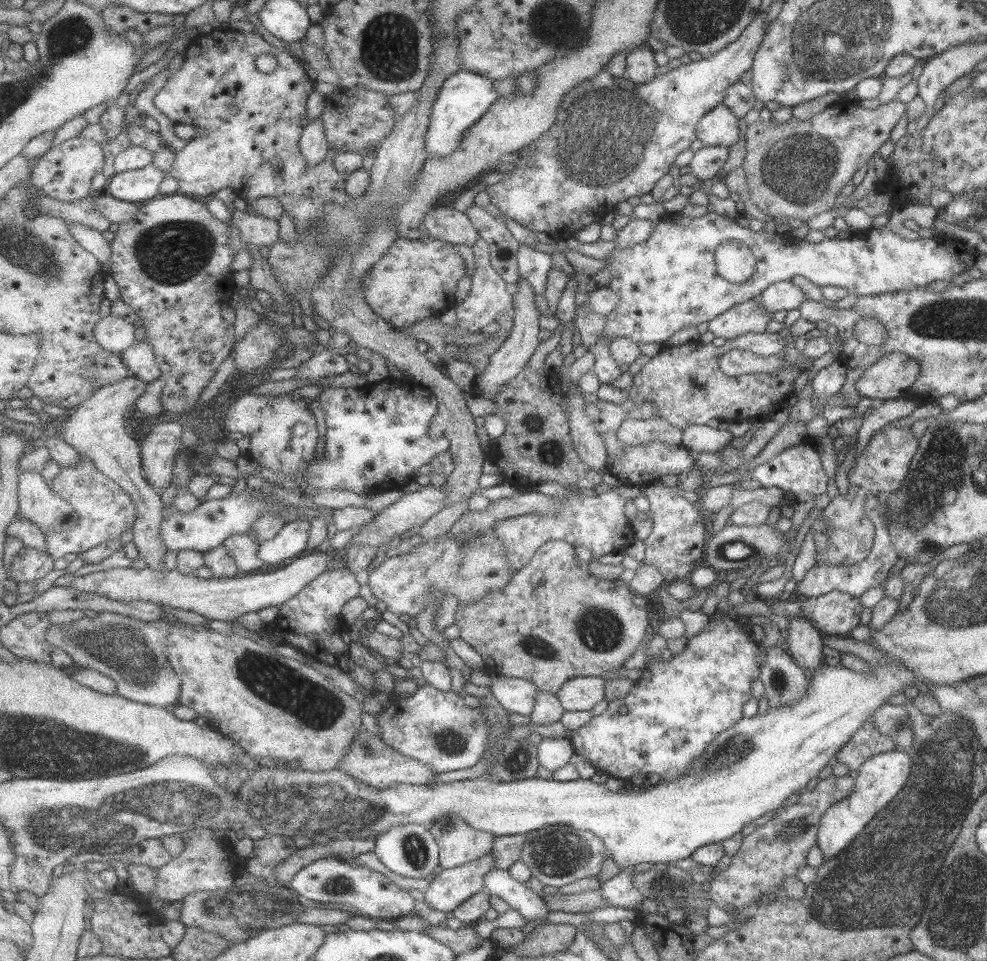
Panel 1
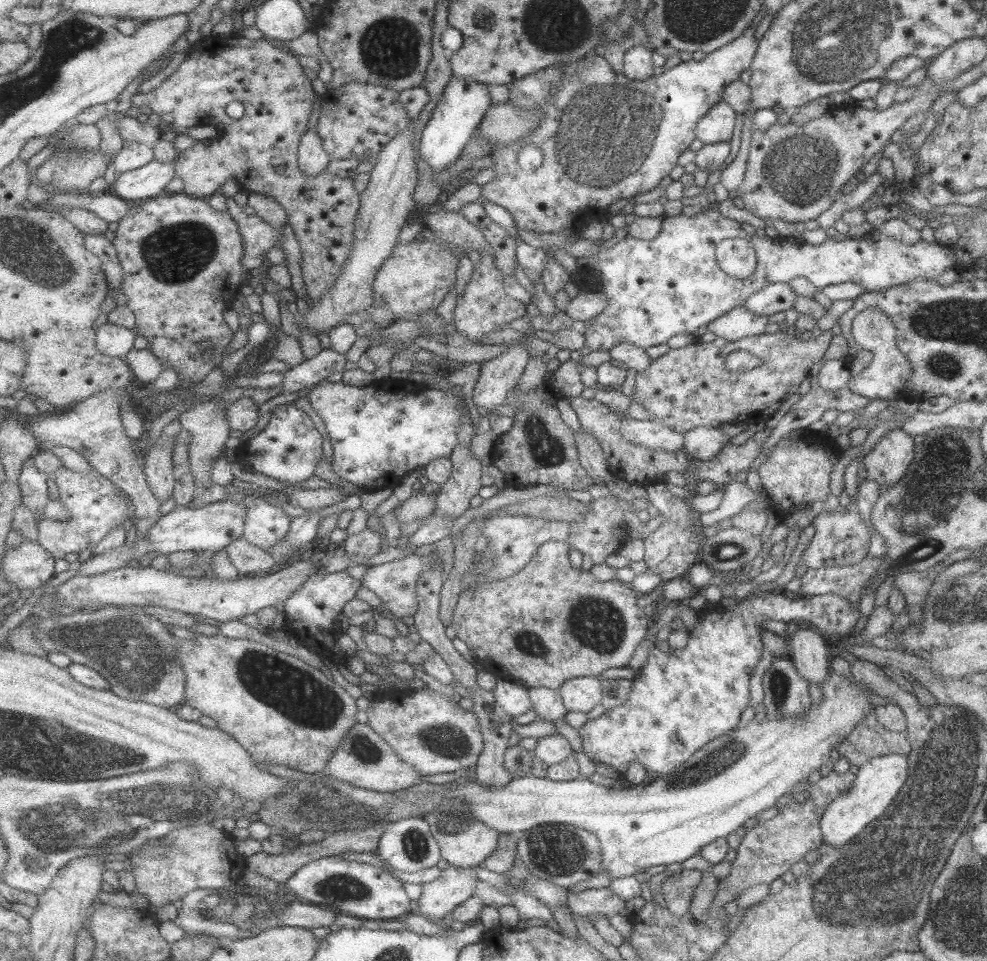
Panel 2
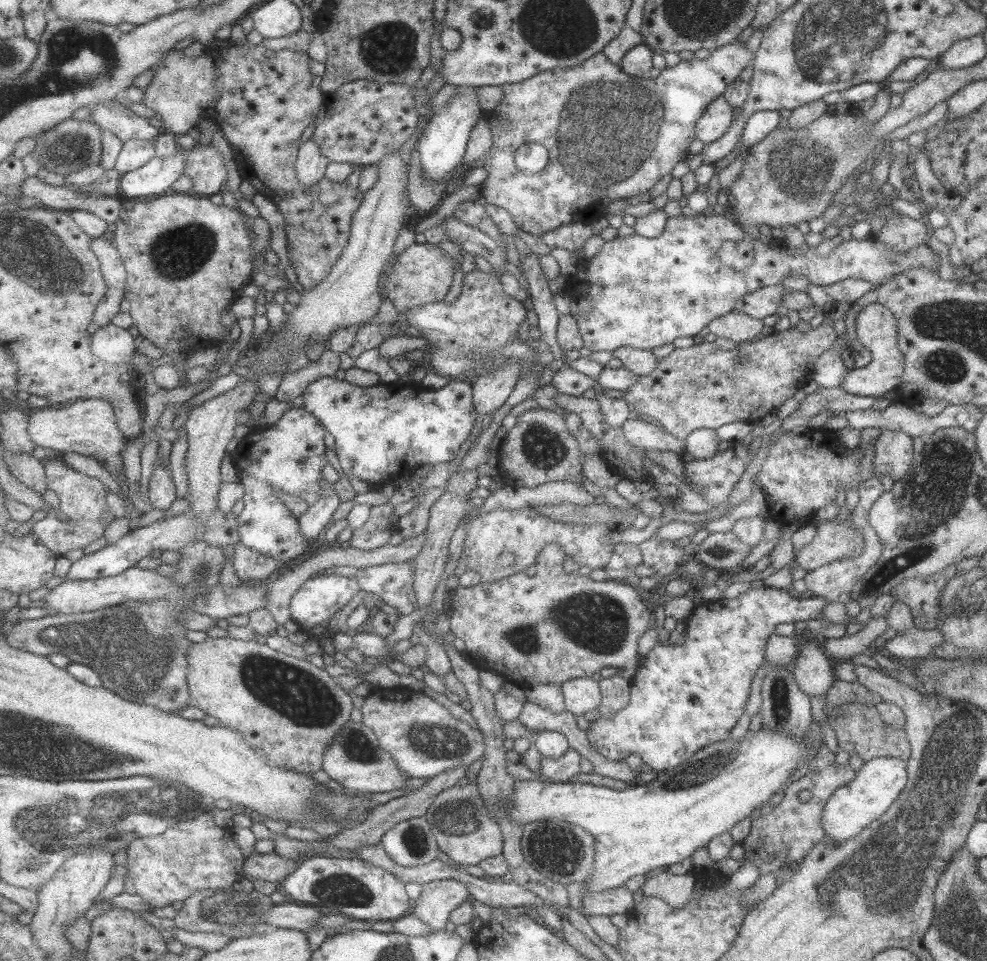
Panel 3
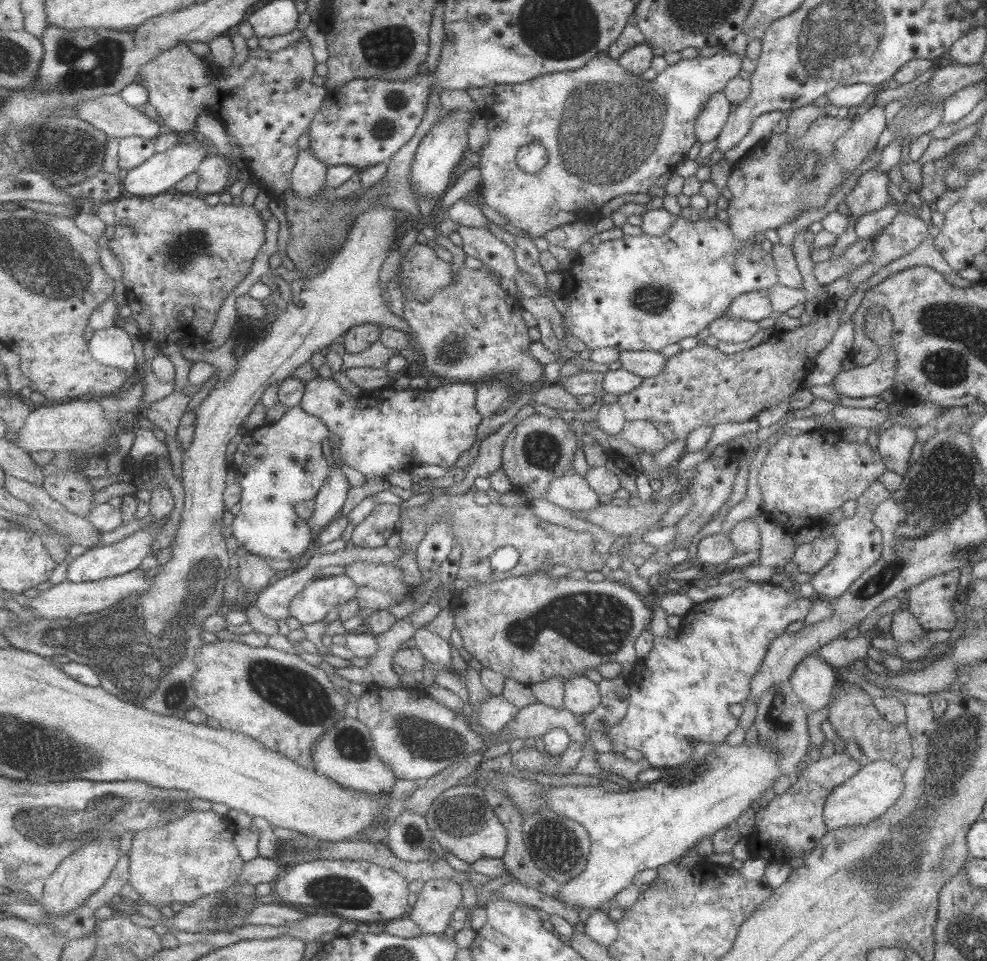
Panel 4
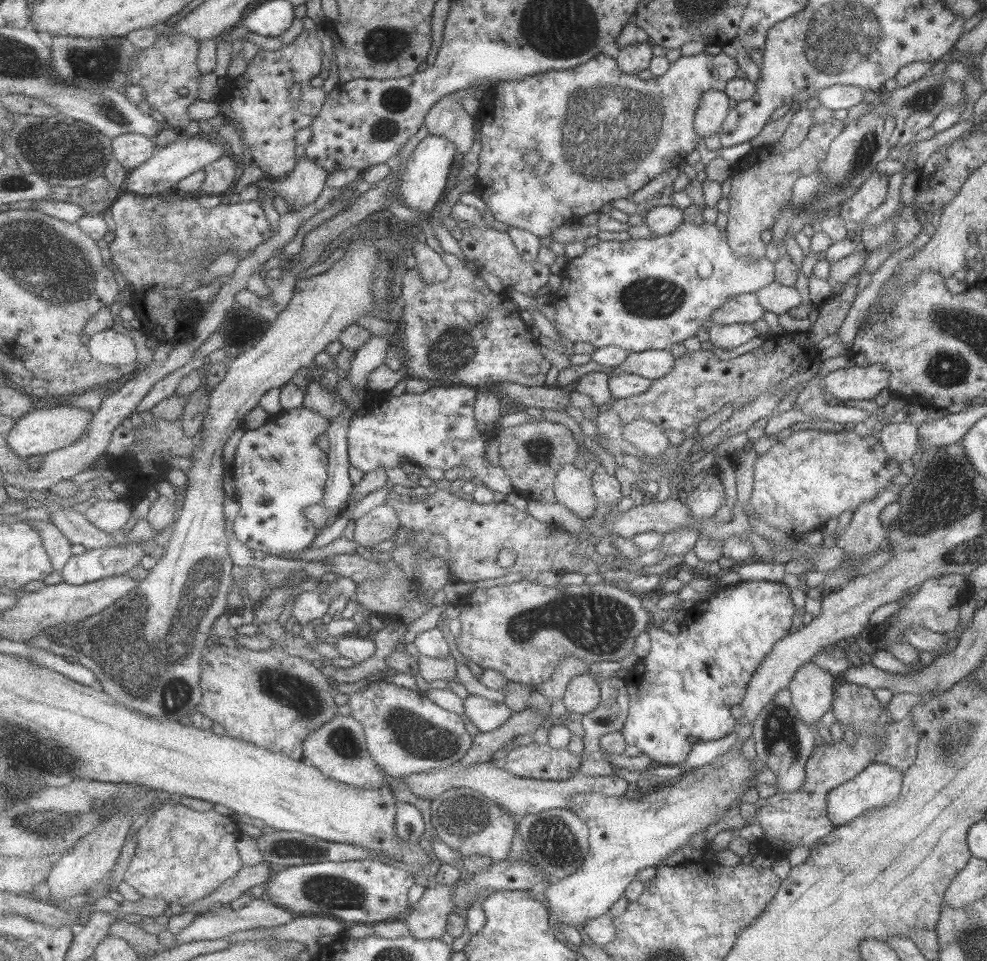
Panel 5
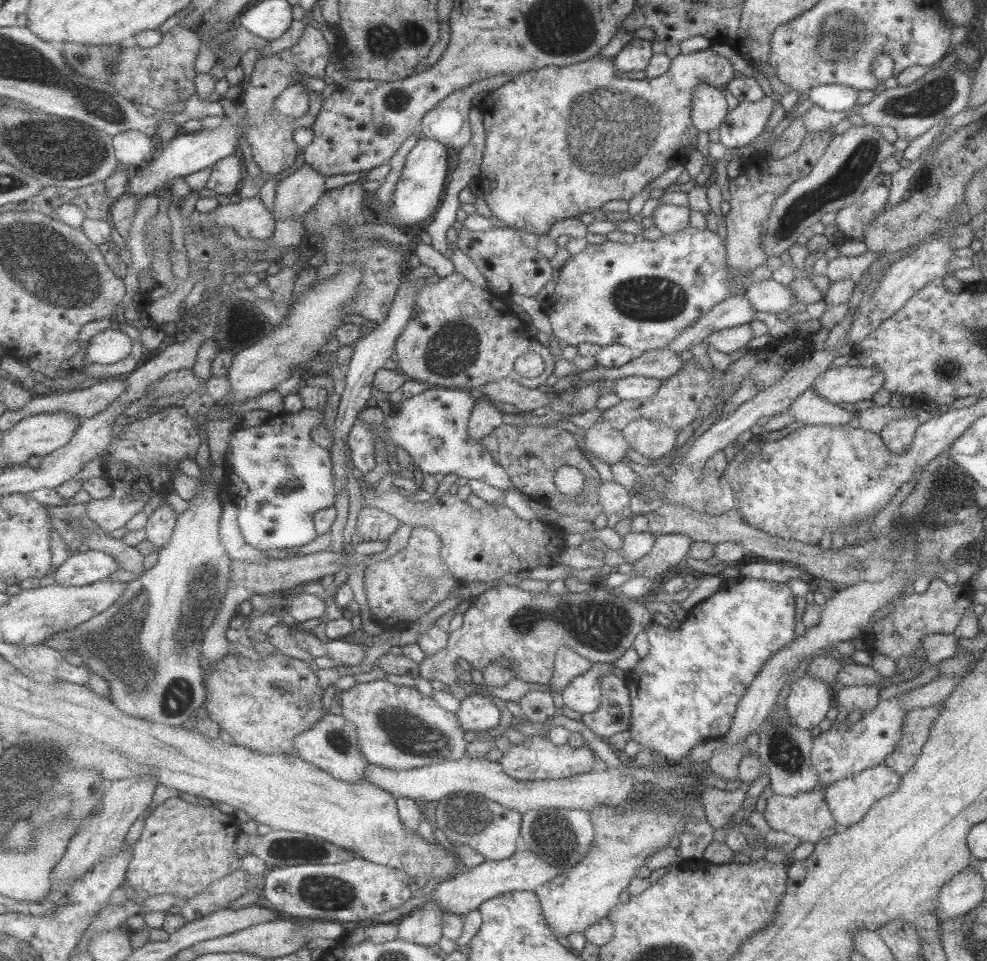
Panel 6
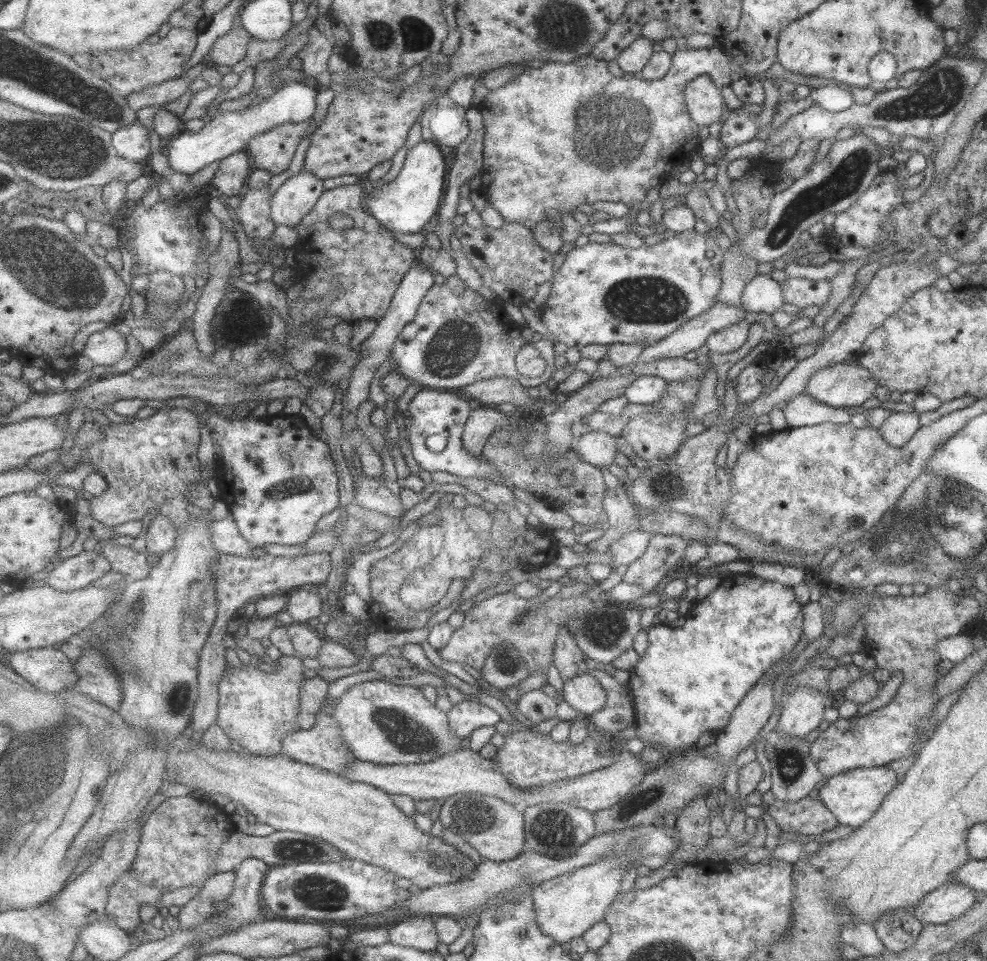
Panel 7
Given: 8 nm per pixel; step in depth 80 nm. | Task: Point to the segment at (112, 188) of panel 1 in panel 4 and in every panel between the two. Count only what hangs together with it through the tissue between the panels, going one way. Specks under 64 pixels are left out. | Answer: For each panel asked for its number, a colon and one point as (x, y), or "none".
2: (152, 180)
3: (156, 178)
4: (163, 171)

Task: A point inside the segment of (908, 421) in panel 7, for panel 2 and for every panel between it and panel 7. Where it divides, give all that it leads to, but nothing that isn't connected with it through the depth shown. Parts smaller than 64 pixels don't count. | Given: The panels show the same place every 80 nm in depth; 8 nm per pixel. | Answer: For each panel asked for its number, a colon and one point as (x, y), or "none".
2: (887, 462)
3: (893, 453)
4: (894, 444)
5: (899, 441)
6: (897, 435)

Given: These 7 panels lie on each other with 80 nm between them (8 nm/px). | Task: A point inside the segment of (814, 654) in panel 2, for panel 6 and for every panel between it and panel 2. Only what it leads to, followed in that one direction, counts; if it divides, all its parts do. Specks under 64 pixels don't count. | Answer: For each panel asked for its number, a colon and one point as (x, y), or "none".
3: (814, 675)
4: (812, 681)
5: (811, 688)
6: (808, 700)

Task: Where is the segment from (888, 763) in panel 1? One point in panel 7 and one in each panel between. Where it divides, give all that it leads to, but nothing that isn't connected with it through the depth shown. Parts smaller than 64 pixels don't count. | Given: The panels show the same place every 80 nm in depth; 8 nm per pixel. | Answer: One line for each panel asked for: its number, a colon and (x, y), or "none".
2: (877, 782)
3: (875, 785)
4: (872, 790)
5: (877, 785)
6: (848, 799)
7: (851, 797)

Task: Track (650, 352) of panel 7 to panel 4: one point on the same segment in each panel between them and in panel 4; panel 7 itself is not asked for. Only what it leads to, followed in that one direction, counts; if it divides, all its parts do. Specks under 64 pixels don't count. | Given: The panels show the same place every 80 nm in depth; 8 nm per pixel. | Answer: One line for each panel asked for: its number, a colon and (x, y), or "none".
4: (753, 306)
5: (743, 308)
6: (735, 310)

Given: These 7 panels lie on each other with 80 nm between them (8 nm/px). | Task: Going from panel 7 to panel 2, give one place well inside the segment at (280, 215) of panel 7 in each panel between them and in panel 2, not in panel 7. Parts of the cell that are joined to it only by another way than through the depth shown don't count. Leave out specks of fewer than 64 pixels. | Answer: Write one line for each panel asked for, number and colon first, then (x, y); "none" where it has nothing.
2: (314, 159)
3: (311, 167)
4: (310, 175)
5: (308, 180)
6: (297, 194)

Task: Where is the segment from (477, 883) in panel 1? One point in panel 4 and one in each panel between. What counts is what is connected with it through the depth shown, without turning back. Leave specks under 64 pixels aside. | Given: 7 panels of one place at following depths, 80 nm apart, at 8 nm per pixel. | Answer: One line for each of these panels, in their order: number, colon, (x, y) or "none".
2: (440, 896)
3: (437, 898)
4: (438, 898)

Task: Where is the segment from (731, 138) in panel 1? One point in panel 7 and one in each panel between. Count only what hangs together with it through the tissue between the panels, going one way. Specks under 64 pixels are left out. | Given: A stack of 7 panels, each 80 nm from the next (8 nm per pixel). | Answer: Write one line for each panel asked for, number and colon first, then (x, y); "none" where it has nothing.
2: (717, 125)
3: (715, 120)
4: (716, 110)
5: (713, 107)
6: (708, 106)
7: (704, 104)

